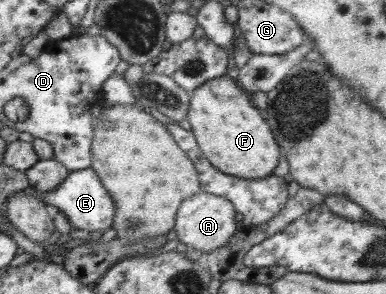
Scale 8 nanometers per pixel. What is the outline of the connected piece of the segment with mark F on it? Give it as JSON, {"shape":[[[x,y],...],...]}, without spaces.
{"shape":[[[233,72],[211,79],[191,92],[188,121],[200,151],[215,169],[239,179],[261,179],[273,173],[279,163],[281,148],[277,146],[264,112],[250,101],[250,94],[239,86]]]}

